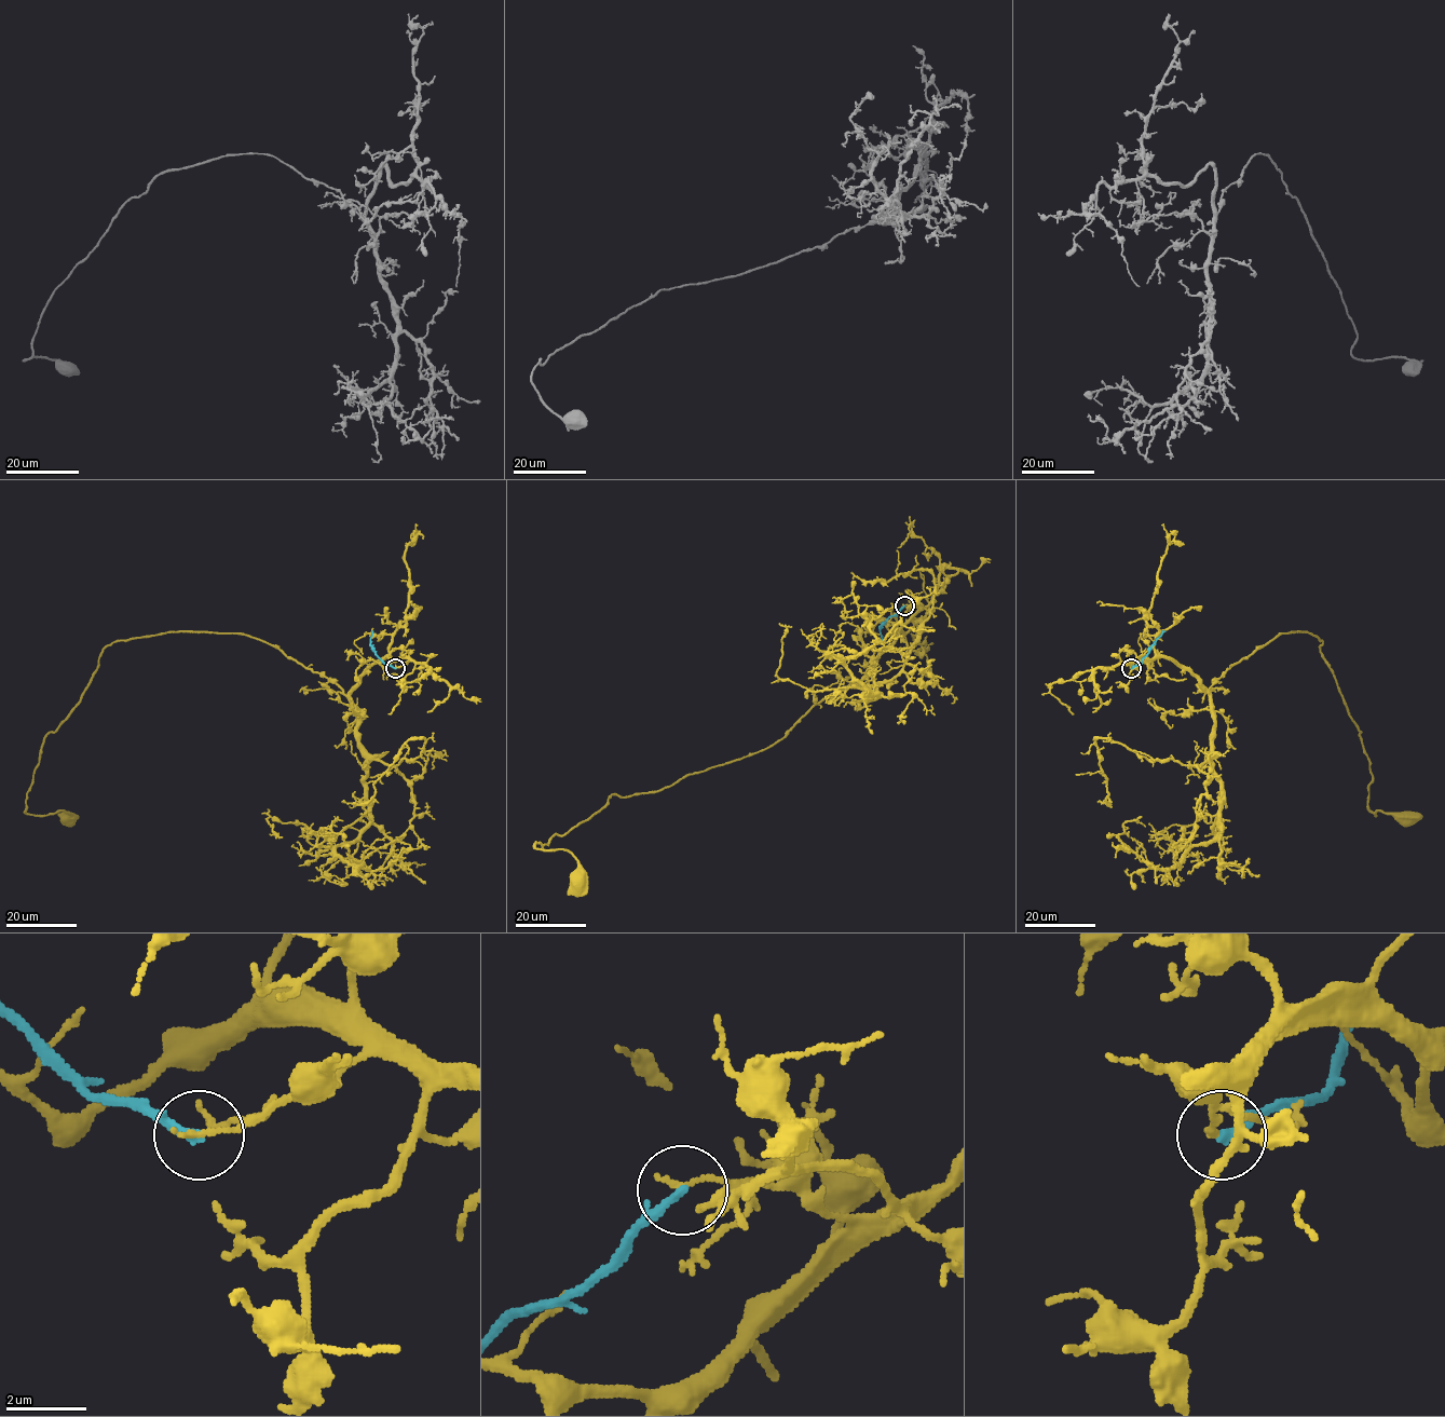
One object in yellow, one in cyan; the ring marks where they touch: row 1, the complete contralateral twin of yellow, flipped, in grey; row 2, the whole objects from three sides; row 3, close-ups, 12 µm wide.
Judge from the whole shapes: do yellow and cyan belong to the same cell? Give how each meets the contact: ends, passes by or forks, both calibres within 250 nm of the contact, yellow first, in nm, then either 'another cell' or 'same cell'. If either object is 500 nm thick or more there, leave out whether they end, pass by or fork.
yellow ends there; cyan ends there; 140 nm thick on the yellow side, 240 nm on the other; another cell

